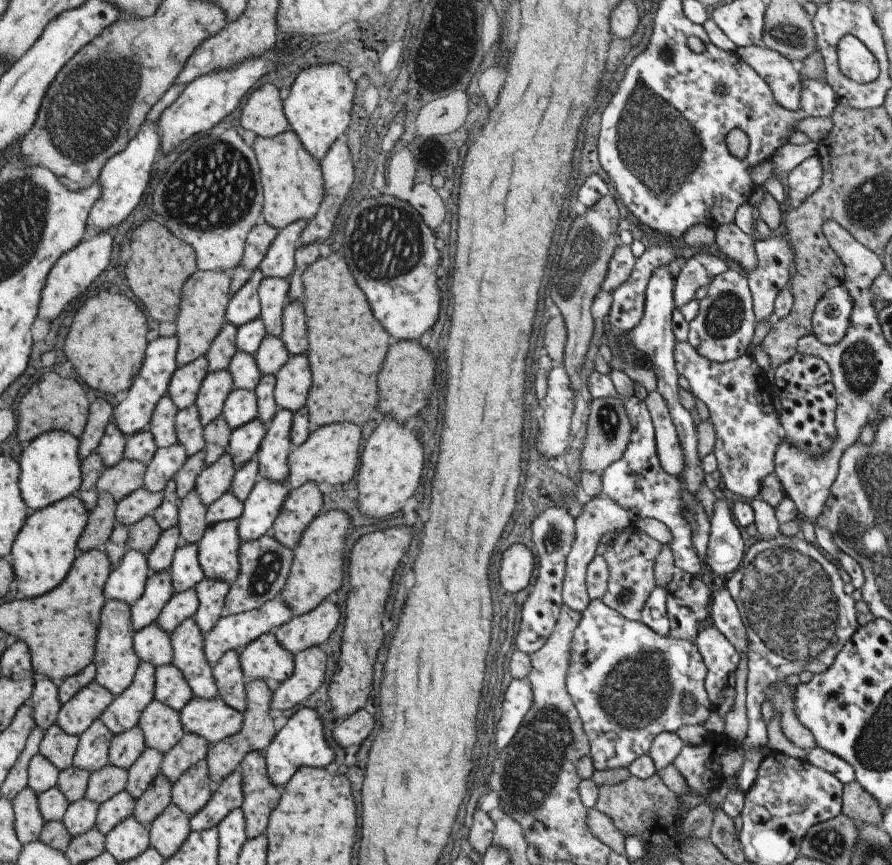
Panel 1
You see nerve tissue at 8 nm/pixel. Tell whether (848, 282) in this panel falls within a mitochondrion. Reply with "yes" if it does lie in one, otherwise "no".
no

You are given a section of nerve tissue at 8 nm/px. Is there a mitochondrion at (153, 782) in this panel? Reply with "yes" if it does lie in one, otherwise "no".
no

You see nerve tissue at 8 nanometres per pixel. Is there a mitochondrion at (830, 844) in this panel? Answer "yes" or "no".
yes

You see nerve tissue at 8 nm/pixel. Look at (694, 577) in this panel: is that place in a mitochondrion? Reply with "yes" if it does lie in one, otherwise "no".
no

